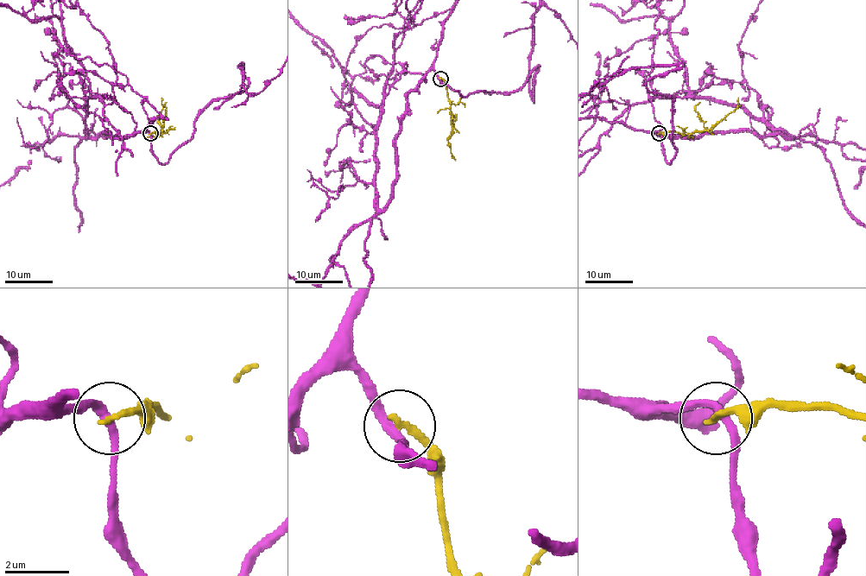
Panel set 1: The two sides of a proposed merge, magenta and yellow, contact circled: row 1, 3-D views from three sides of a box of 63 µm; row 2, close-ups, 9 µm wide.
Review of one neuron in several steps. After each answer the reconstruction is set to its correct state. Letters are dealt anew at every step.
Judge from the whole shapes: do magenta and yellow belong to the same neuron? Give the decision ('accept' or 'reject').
reject

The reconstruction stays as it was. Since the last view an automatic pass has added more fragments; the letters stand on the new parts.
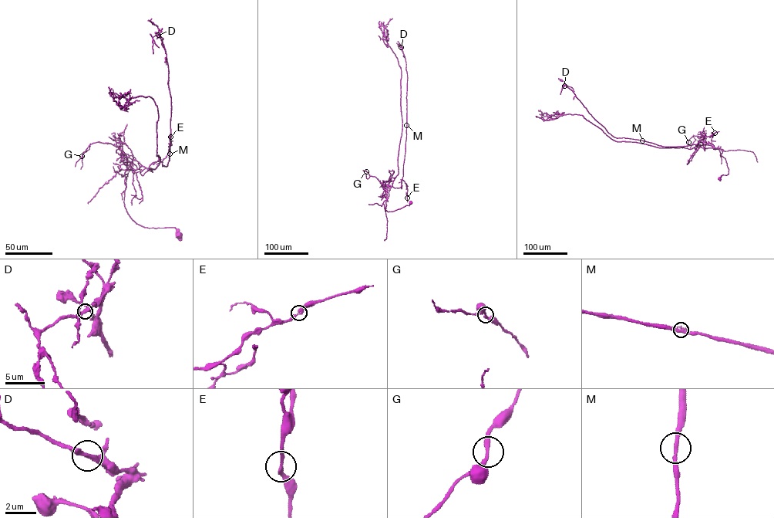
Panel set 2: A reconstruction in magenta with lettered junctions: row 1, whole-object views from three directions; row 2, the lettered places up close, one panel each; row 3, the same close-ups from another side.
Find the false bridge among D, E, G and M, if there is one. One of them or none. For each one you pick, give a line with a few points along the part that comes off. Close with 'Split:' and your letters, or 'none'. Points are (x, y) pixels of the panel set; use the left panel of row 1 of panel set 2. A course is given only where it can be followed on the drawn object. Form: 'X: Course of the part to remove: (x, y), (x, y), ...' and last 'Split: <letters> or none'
Split: none

